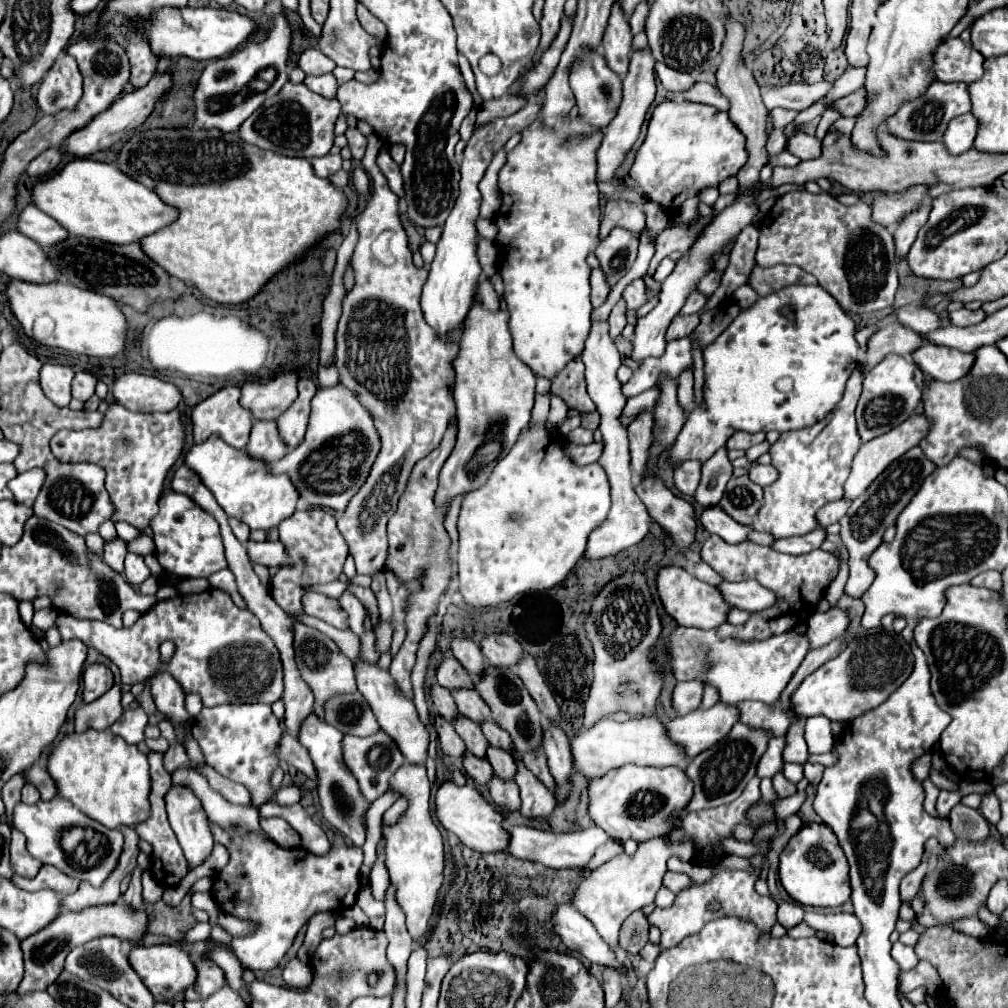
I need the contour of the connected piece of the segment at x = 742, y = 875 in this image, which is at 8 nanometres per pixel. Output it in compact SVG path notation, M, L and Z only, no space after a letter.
M757 856L755 860L755 874L749 872L719 872L713 880L697 886L693 884L691 888L683 890L681 894L677 894L673 906L669 908L655 908L647 920L651 926L657 926L661 930L661 946L663 948L671 948L675 944L679 944L685 936L699 932L707 920L717 920L723 916L737 916L741 920L749 920L757 926L757 930L763 934L771 932L773 924L777 922L777 902L773 902L769 896L761 896L755 892L753 884L759 878L759 868L761 868L761 856Z

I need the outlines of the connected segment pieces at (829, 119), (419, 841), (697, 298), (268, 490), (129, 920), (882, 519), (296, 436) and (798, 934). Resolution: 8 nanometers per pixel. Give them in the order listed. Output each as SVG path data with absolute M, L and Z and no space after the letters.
M832 109L826 110L818 124L815 134L816 138L822 141L830 126L840 117L841 115L837 111Z
M405 764L405 768L399 768L399 772L391 778L391 790L407 796L409 808L395 826L383 828L387 846L385 866L391 886L395 888L395 900L405 912L407 930L413 942L421 942L421 938L429 930L429 922L437 904L437 892L443 884L443 838L429 812L429 780L425 774L425 766Z
M695 292L695 296L687 298L687 304L681 308L681 312L683 314L697 314L707 304L707 300L709 300L709 296L705 296L701 292Z
M217 436L203 444L191 446L191 450L185 454L185 464L199 474L227 516L245 522L249 528L273 530L281 520L295 512L299 492L287 474L273 474L263 460L251 458L245 450L231 448Z
M119 902L85 908L81 912L59 912L59 916L51 924L47 924L43 930L21 940L25 976L17 988L19 994L33 992L33 990L45 990L47 984L53 984L57 976L61 974L65 956L71 952L71 948L77 948L101 936L117 936L123 942L141 942L143 936L147 934L147 926L149 926L149 918L145 914L145 908L135 910L129 904L119 904Z
M911 448L901 458L897 458L893 464L889 464L883 474L879 474L871 486L853 500L849 512L843 516L841 524L841 540L845 548L849 550L849 580L845 584L845 592L851 598L861 598L863 592L871 586L875 578L875 570L867 564L869 556L875 552L875 548L883 542L883 532L889 526L895 526L895 520L903 512L903 508L911 502L911 498L919 492L923 480L935 470L935 464L921 452L921 448Z
M301 378L297 388L299 388L297 400L291 404L291 408L287 408L283 412L283 416L277 418L279 432L283 436L283 442L287 444L287 450L295 448L305 436L307 422L309 422L309 412L311 412L311 400L317 392L317 384L309 378Z
M801 922L789 930L789 936L793 936L793 938L805 938L805 936L815 936L815 934L817 934L817 930L811 928L807 922Z

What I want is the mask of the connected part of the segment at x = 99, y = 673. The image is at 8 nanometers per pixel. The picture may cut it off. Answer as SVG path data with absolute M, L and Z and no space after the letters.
M89 664L83 672L83 702L93 702L113 686L113 674L105 664Z

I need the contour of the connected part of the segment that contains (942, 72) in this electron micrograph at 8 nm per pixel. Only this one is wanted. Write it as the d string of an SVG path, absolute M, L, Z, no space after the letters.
M949 38L933 52L931 72L937 82L973 82L983 76L983 56L959 38Z

